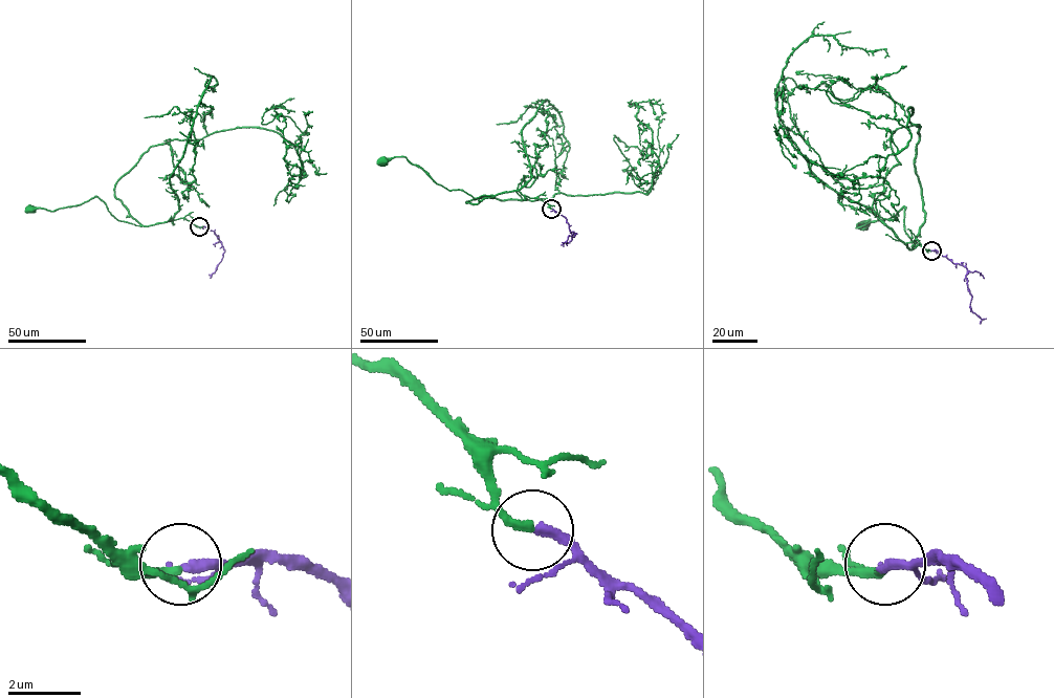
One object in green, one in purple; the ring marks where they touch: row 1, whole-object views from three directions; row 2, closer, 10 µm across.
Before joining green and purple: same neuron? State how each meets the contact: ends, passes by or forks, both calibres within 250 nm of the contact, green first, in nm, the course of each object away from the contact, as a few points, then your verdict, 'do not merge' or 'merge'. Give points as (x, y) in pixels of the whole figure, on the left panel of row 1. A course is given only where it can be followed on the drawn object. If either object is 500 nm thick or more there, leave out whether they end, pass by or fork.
green ends | purple ends | 240/240 nm | green via (199, 226), (183, 218), (147, 226), (118, 220), (96, 196), (79, 204), (52, 211), (29, 209) | purple via (199, 226), (214, 231), (225, 251), (210, 278) | merge

